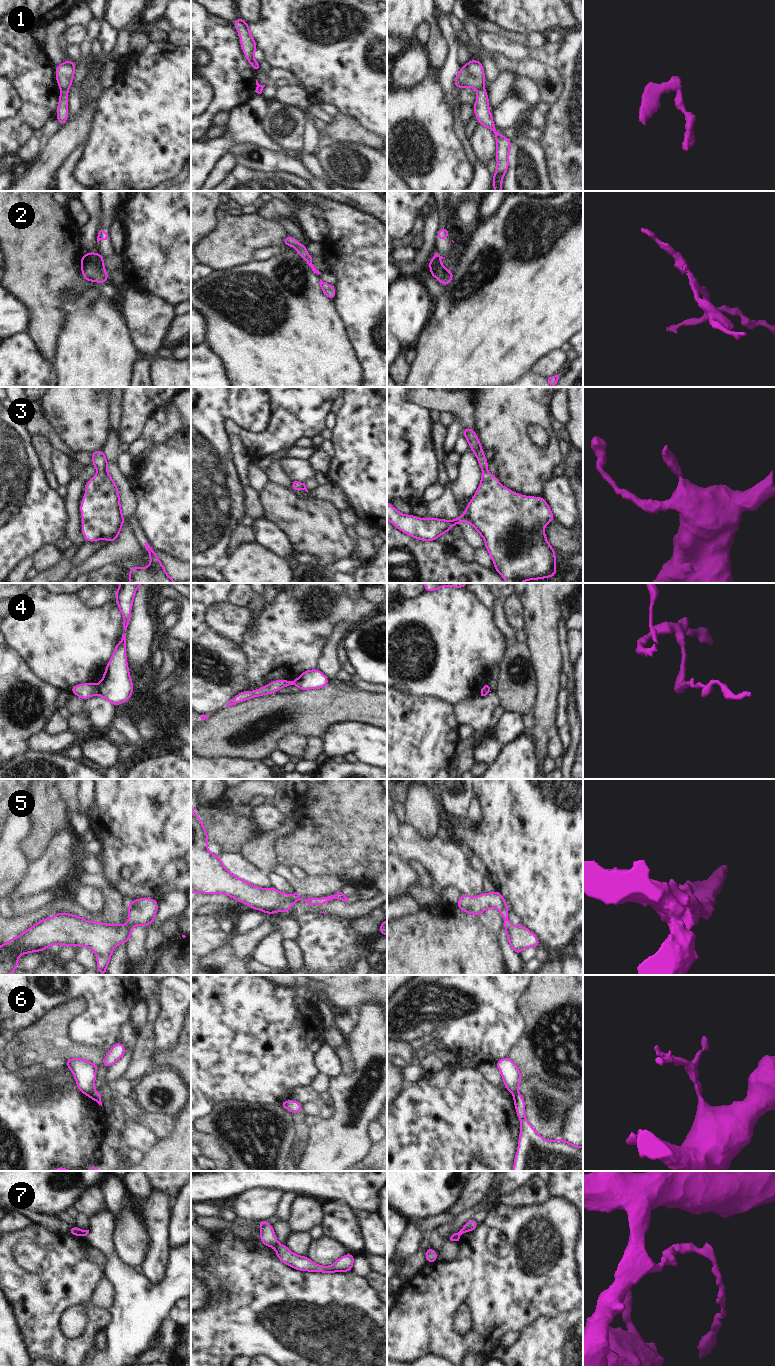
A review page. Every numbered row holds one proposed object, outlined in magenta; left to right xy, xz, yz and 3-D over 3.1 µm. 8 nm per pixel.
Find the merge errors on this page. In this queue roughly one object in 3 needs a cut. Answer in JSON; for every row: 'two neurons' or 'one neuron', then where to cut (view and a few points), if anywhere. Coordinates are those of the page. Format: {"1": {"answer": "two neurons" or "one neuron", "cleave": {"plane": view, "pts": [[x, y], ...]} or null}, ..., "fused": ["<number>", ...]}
{"1": {"answer": "two neurons", "cleave": {"plane": "xy", "pts": [[61, 88], [67, 90]]}}, "2": {"answer": "one neuron", "cleave": null}, "3": {"answer": "one neuron", "cleave": null}, "4": {"answer": "two neurons", "cleave": {"plane": "xy", "pts": [[97, 685], [99, 694]]}}, "5": {"answer": "one neuron", "cleave": null}, "6": {"answer": "two neurons", "cleave": {"plane": "xy", "pts": [[94, 1090], [89, 1095]]}}, "7": {"answer": "two neurons", "cleave": {"plane": "xz", "pts": [[277, 1243], [274, 1247]]}}, "fused": ["1", "4", "6", "7"]}

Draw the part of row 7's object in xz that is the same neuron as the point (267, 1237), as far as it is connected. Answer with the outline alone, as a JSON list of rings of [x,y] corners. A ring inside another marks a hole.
[[[259,1220],[261,1234],[259,1241],[261,1241],[267,1247],[275,1247],[277,1244],[277,1238],[273,1230],[272,1224],[266,1220]]]

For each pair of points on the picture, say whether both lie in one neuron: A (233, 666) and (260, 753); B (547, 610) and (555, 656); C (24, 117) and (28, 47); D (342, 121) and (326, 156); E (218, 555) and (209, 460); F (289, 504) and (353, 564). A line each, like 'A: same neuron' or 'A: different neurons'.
A: different neurons
B: same neuron
C: same neuron
D: different neurons
E: same neuron
F: different neurons

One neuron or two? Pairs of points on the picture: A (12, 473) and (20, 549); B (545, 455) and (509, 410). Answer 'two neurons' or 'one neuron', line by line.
A: one neuron
B: one neuron

